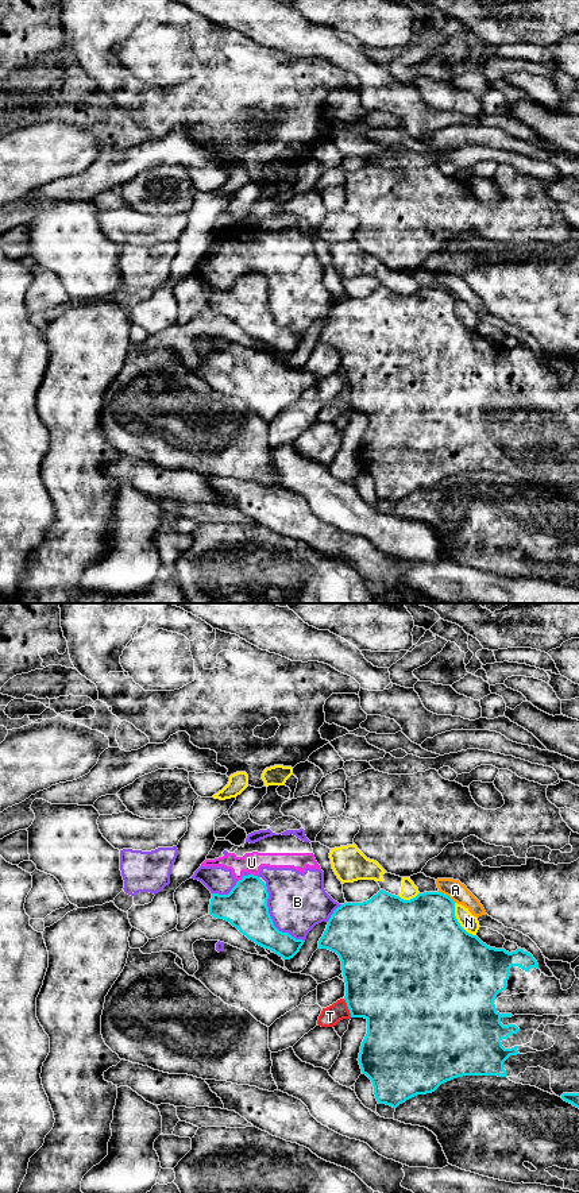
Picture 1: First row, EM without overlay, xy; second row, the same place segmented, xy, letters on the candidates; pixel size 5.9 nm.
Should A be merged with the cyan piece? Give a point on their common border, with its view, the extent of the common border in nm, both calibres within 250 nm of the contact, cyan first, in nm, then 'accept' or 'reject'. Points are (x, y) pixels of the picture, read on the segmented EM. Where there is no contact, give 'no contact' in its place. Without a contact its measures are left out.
contact xy (446, 895); length 120 nm; calibres 400 and 110 nm; reject

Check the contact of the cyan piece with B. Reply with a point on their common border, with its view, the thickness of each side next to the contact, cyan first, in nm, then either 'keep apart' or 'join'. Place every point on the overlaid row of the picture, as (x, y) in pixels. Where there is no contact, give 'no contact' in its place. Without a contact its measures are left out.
contact xy (271, 919); calibres 260 and 360 nm; keep apart

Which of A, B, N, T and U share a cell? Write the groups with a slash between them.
A / B U / N / T

